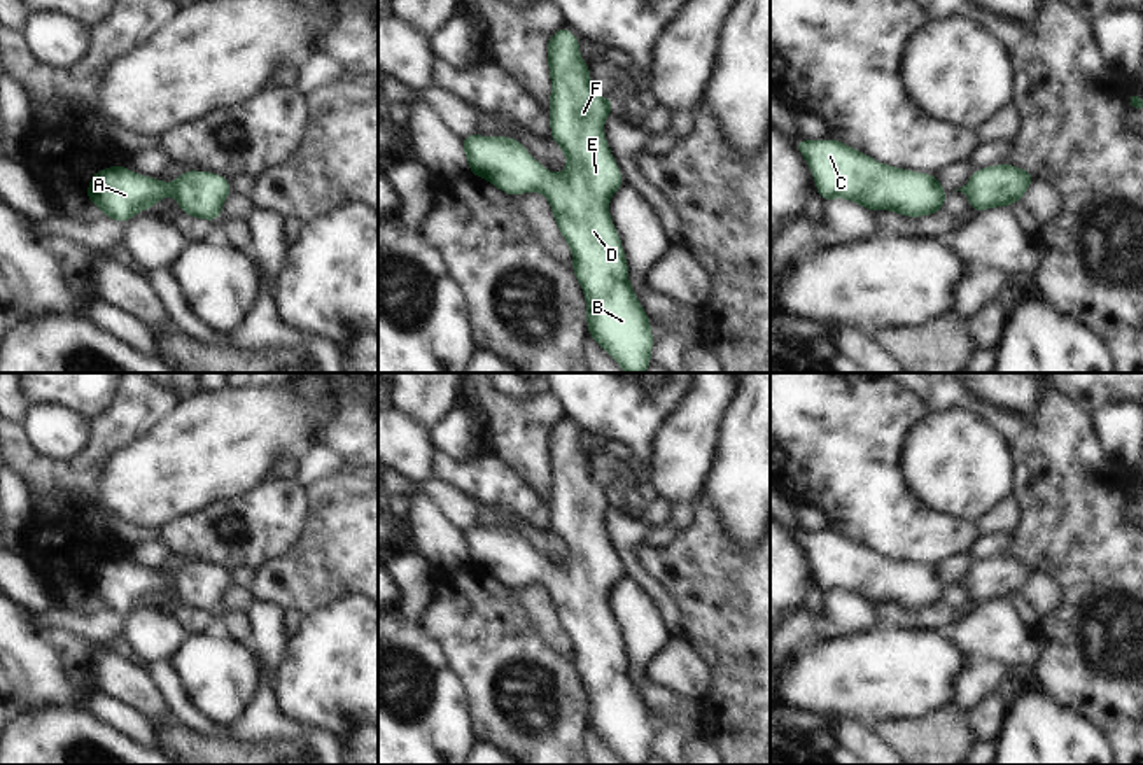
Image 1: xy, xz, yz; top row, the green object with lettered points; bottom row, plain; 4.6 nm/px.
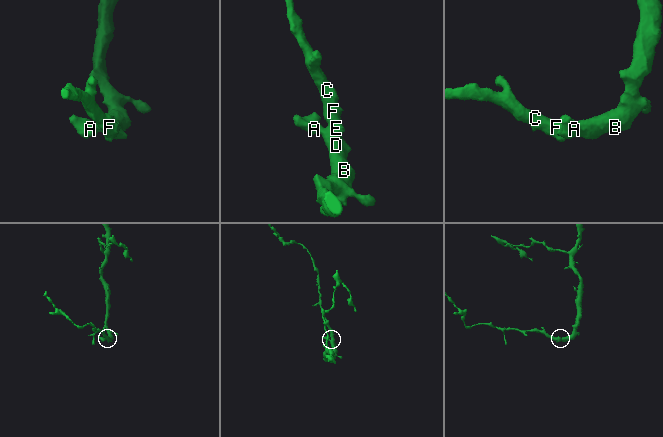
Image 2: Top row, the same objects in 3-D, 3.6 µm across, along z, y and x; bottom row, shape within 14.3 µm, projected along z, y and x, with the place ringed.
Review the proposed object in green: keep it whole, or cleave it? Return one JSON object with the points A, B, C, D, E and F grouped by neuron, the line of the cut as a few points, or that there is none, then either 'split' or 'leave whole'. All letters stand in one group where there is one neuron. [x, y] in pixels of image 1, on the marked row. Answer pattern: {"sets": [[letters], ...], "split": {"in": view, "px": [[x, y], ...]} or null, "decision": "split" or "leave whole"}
{"sets": [["A", "B", "C", "D", "E", "F"]], "split": null, "decision": "leave whole"}

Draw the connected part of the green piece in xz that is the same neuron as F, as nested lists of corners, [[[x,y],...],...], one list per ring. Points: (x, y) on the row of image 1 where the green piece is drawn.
[[[560,26],[546,46],[550,67],[550,130],[551,140],[567,156],[565,172],[551,173],[515,137],[466,135],[460,138],[469,172],[494,184],[508,196],[539,191],[551,207],[555,222],[572,252],[572,271],[586,299],[586,336],[592,336],[625,373],[644,373],[651,366],[655,345],[649,315],[628,284],[628,263],[609,215],[611,196],[625,186],[625,179],[611,156],[604,137],[604,121],[616,110],[590,82],[590,63],[579,58],[579,37]]]

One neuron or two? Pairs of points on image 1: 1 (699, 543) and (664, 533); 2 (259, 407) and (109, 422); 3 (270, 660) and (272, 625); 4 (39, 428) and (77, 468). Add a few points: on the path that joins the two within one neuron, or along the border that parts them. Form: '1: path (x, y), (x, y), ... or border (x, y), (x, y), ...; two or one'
1: border (678, 534), (669, 543); two
2: border (181, 400), (128, 442); two
3: path (270, 652), (270, 634); one
4: border (88, 422), (84, 445), (62, 461), (28, 443); two

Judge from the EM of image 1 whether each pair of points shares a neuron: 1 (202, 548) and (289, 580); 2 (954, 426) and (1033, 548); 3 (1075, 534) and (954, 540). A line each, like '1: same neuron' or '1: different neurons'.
1: different neurons
2: different neurons
3: different neurons

